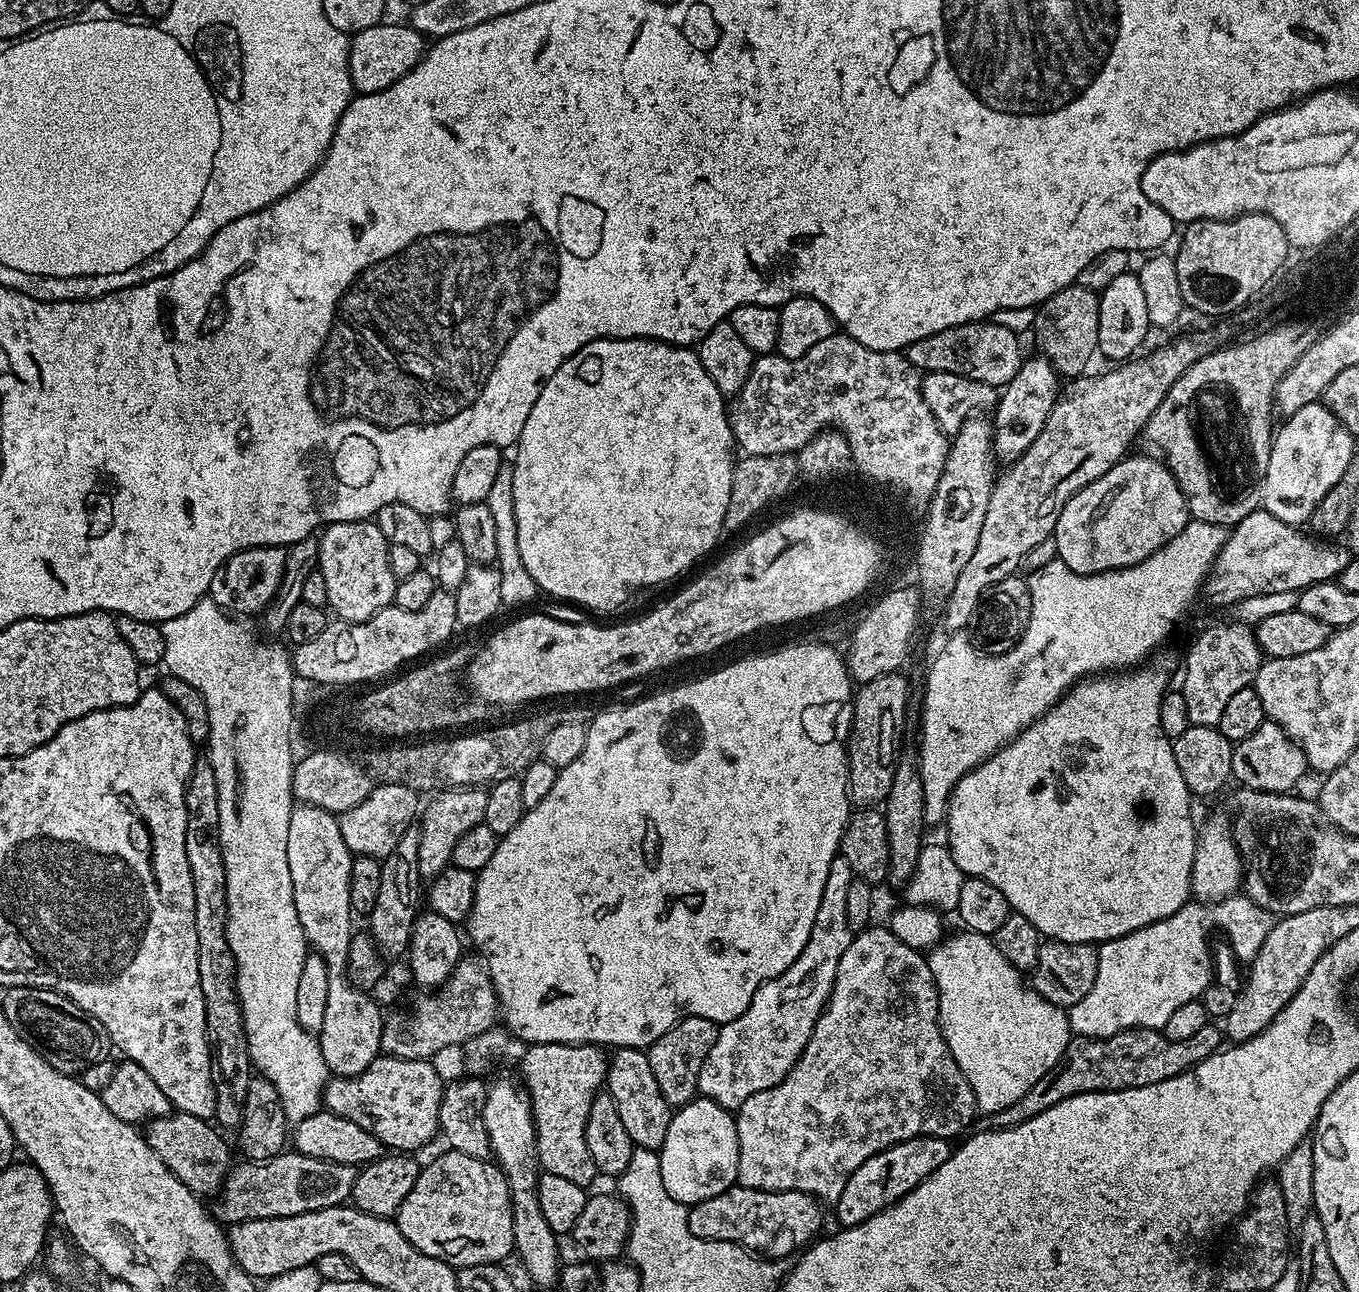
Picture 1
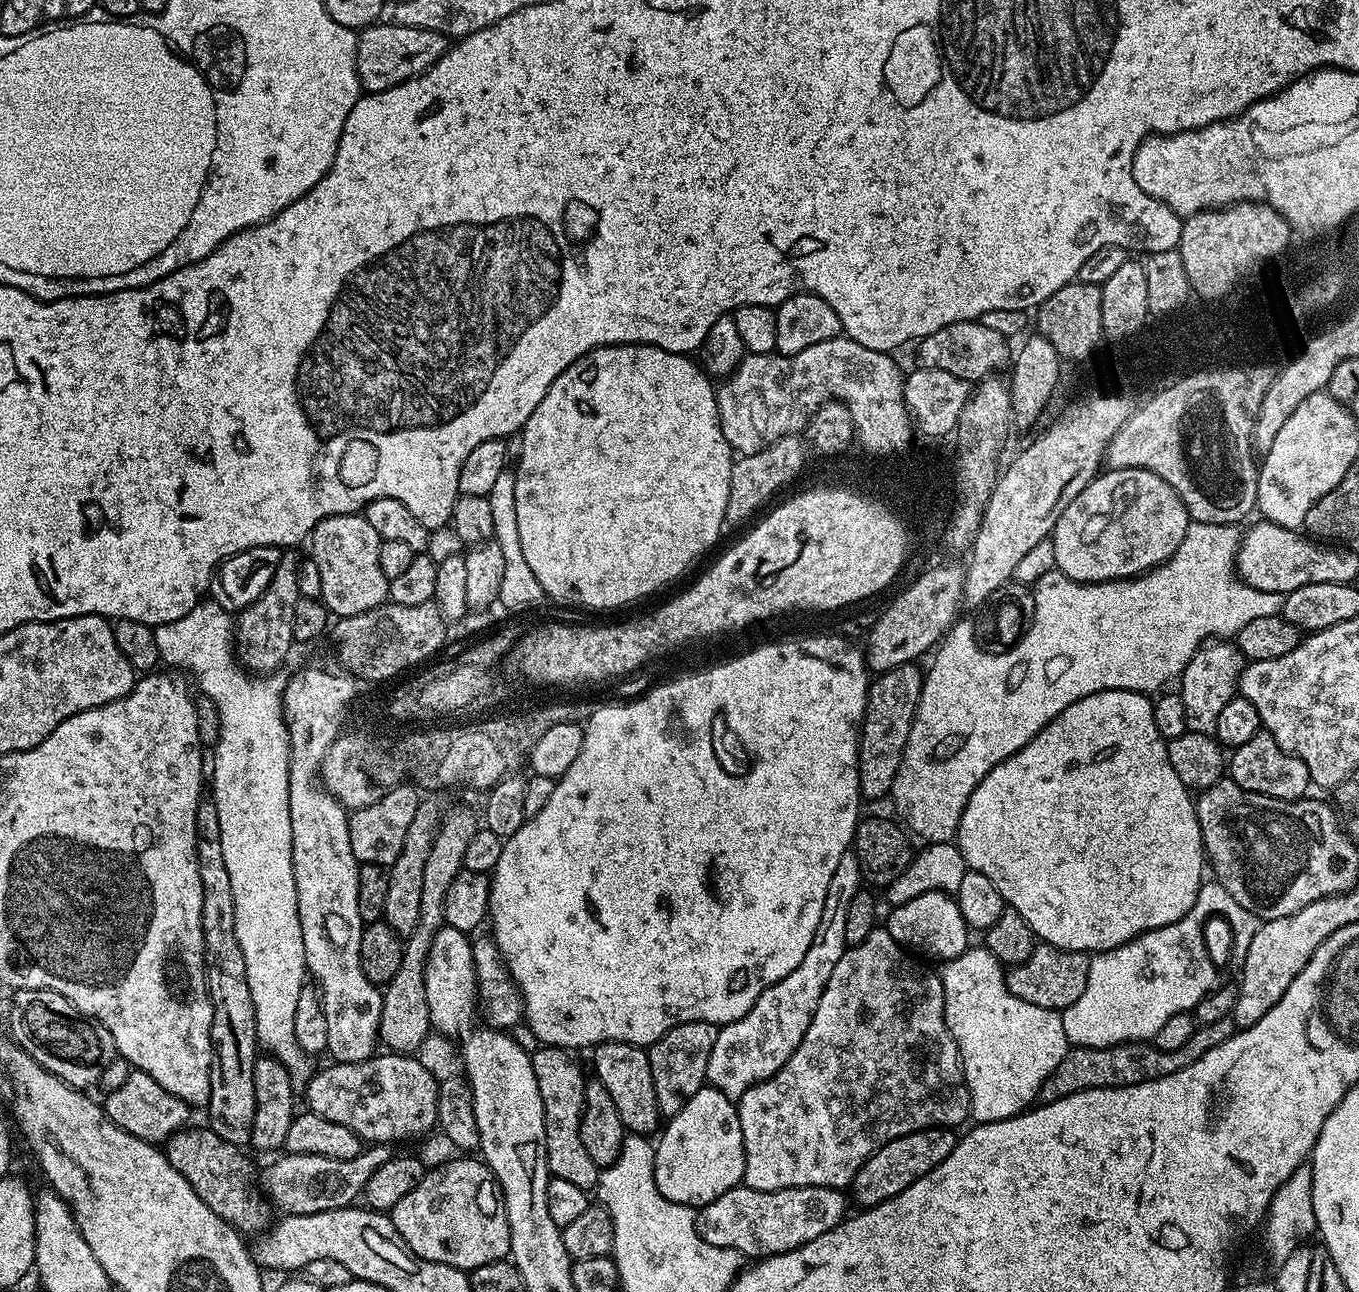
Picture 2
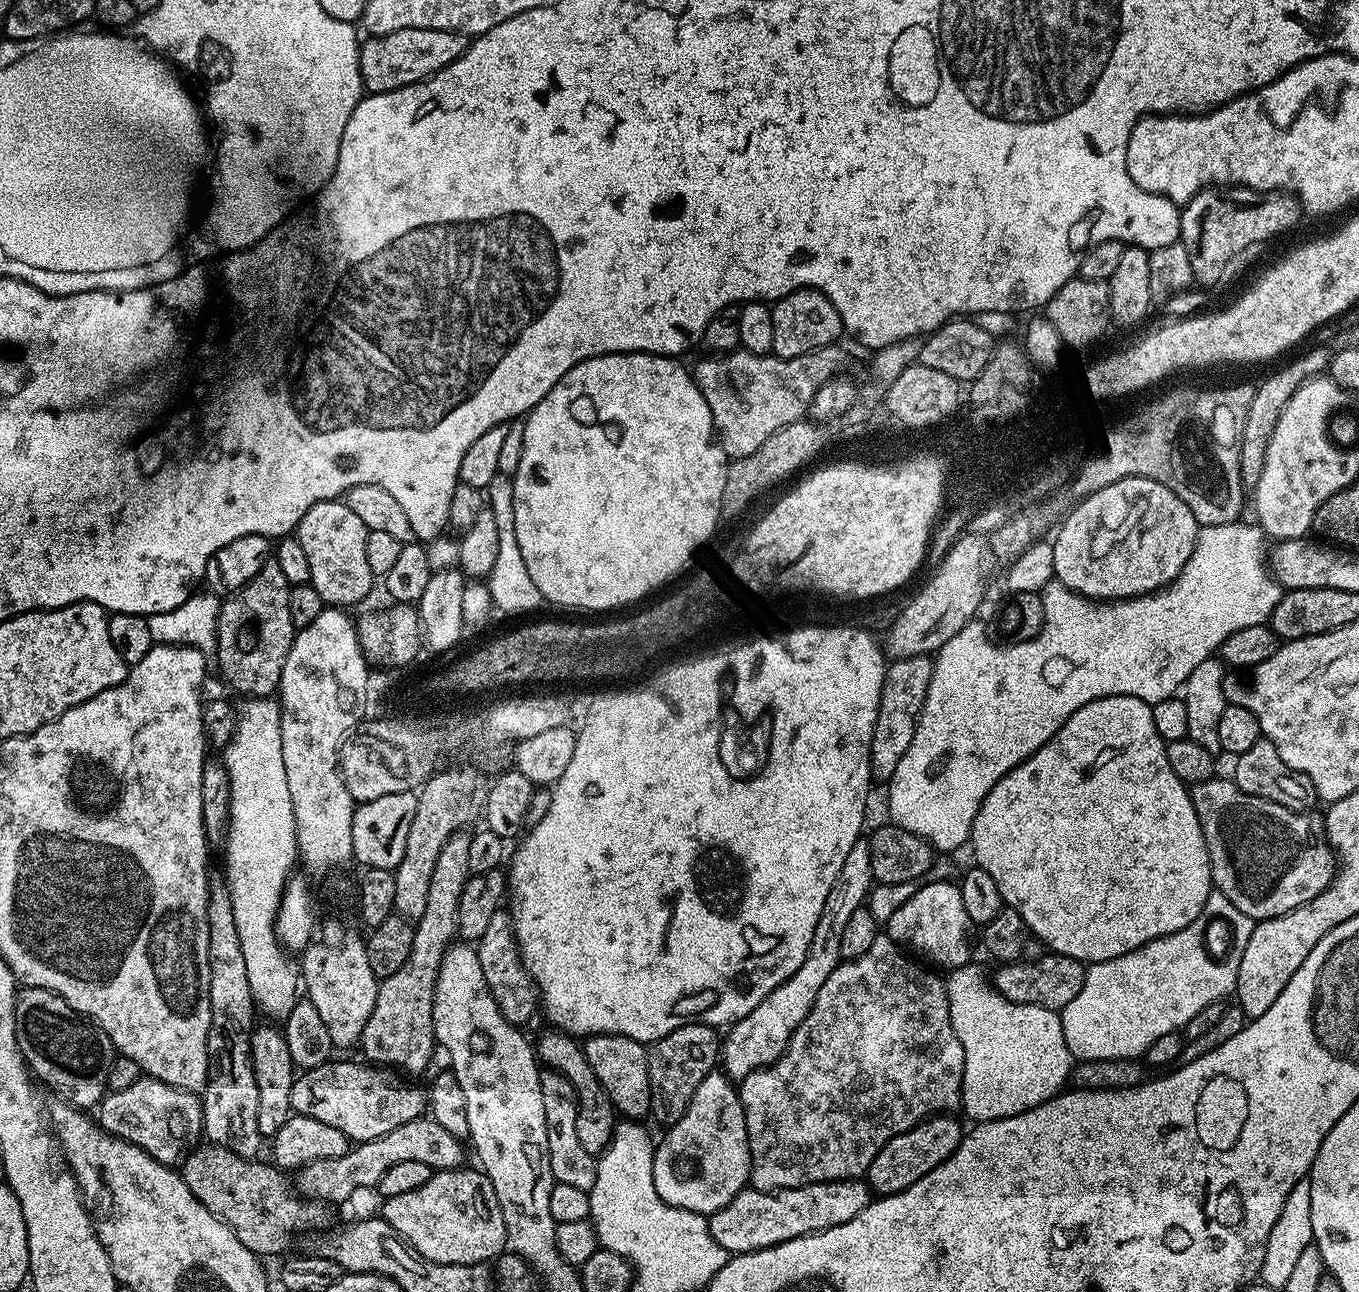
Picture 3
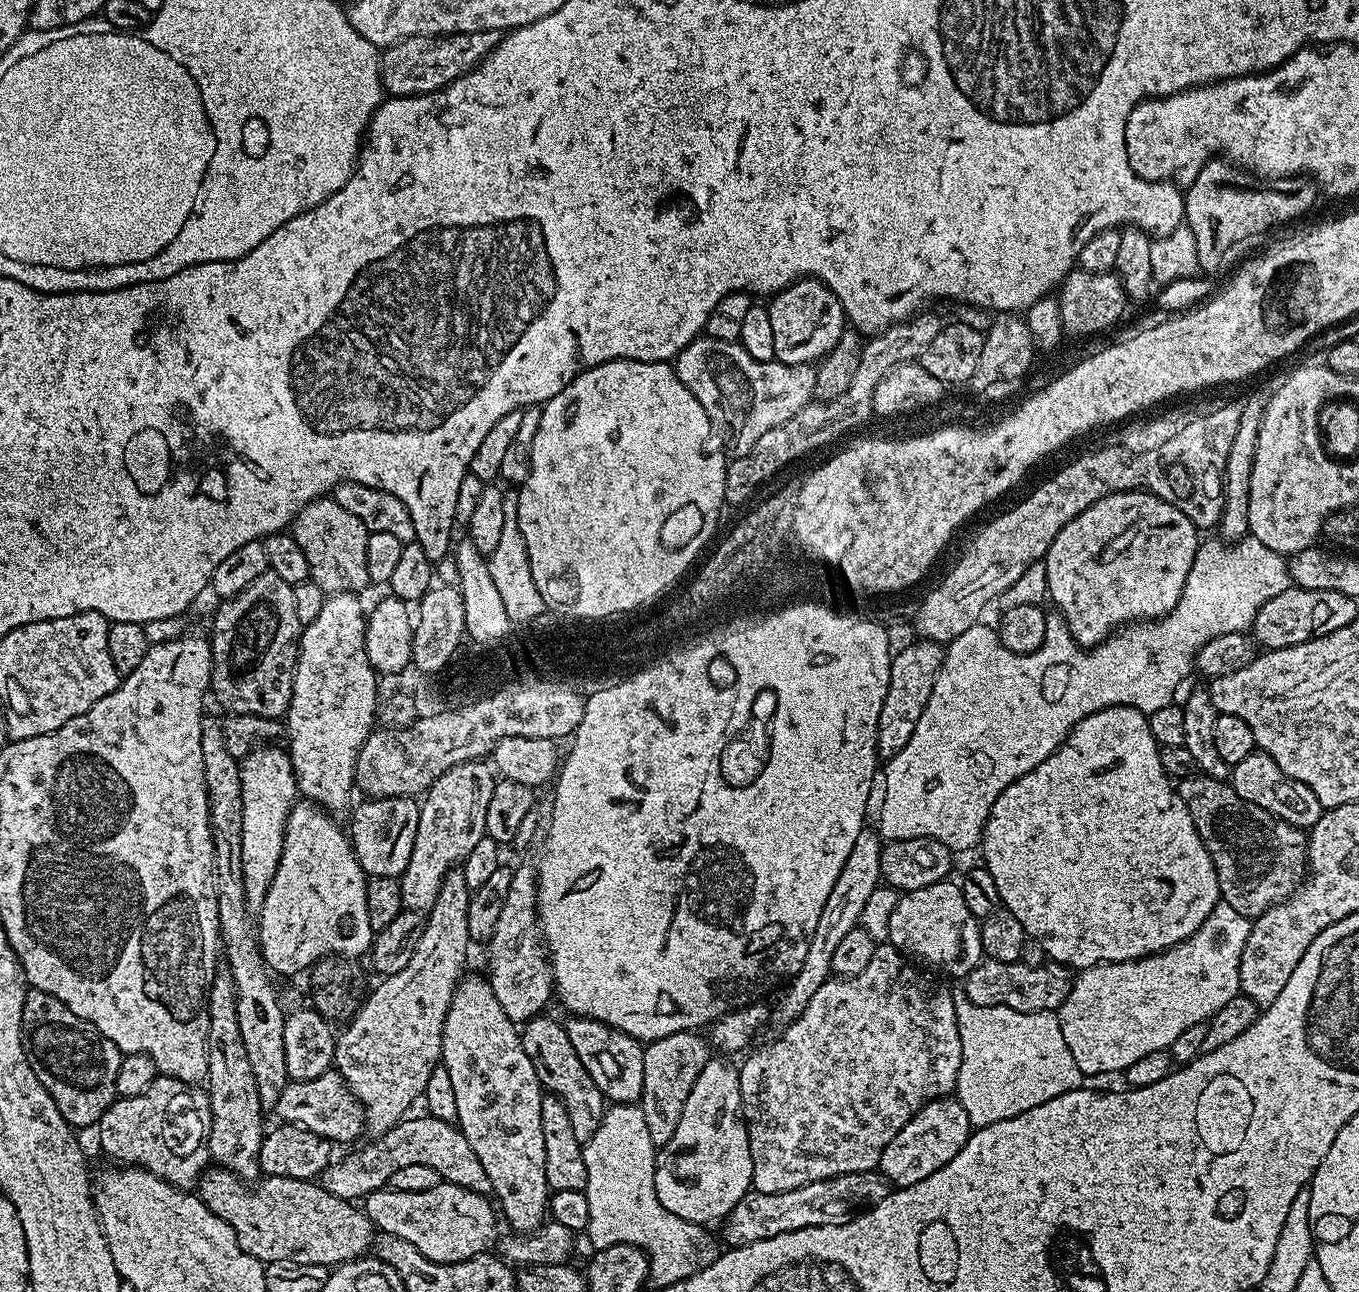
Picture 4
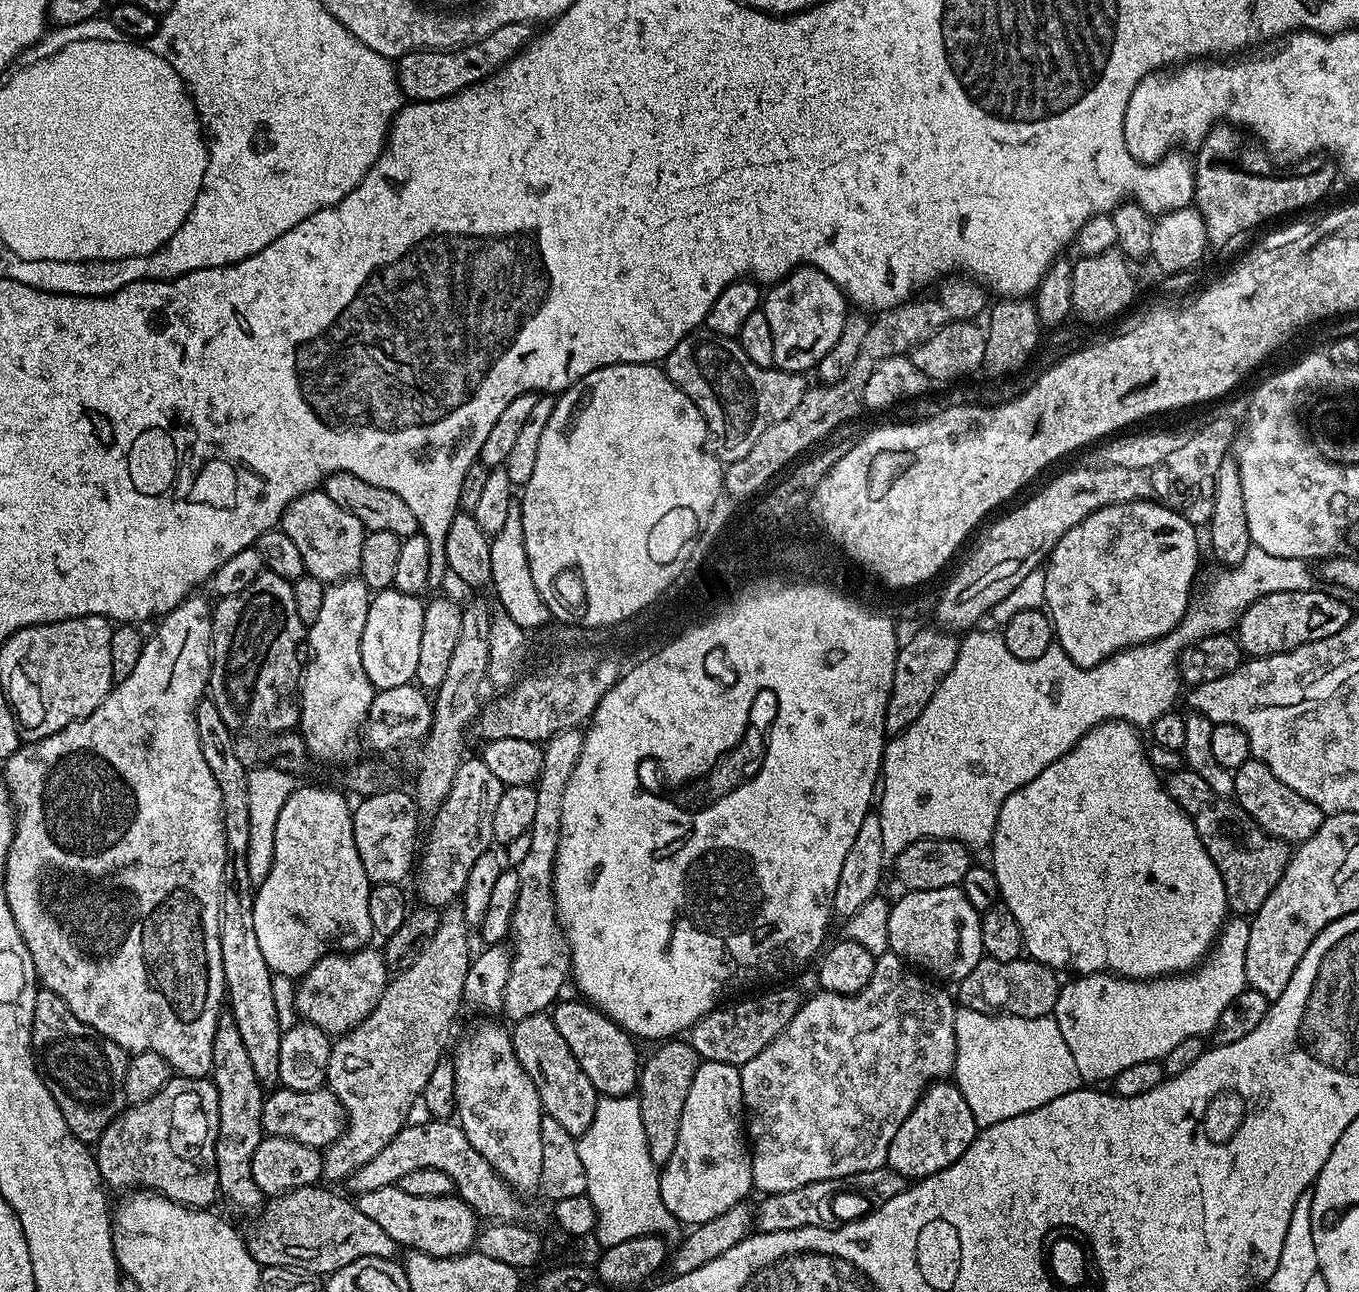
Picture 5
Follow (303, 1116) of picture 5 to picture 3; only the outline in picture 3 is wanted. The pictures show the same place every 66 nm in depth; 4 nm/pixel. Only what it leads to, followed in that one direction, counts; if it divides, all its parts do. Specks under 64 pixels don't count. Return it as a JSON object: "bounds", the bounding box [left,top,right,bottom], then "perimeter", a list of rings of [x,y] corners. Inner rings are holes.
{"bounds":[290,1058,426,1142],"perimeter":[[[331,1058],[322,1065],[301,1071],[290,1090],[293,1113],[324,1122],[346,1134],[352,1142],[390,1134],[390,1130],[398,1130],[398,1126],[406,1126],[406,1122],[414,1122],[425,1115],[426,1092],[423,1087],[415,1088],[399,1080],[395,1071],[361,1063]]]}

